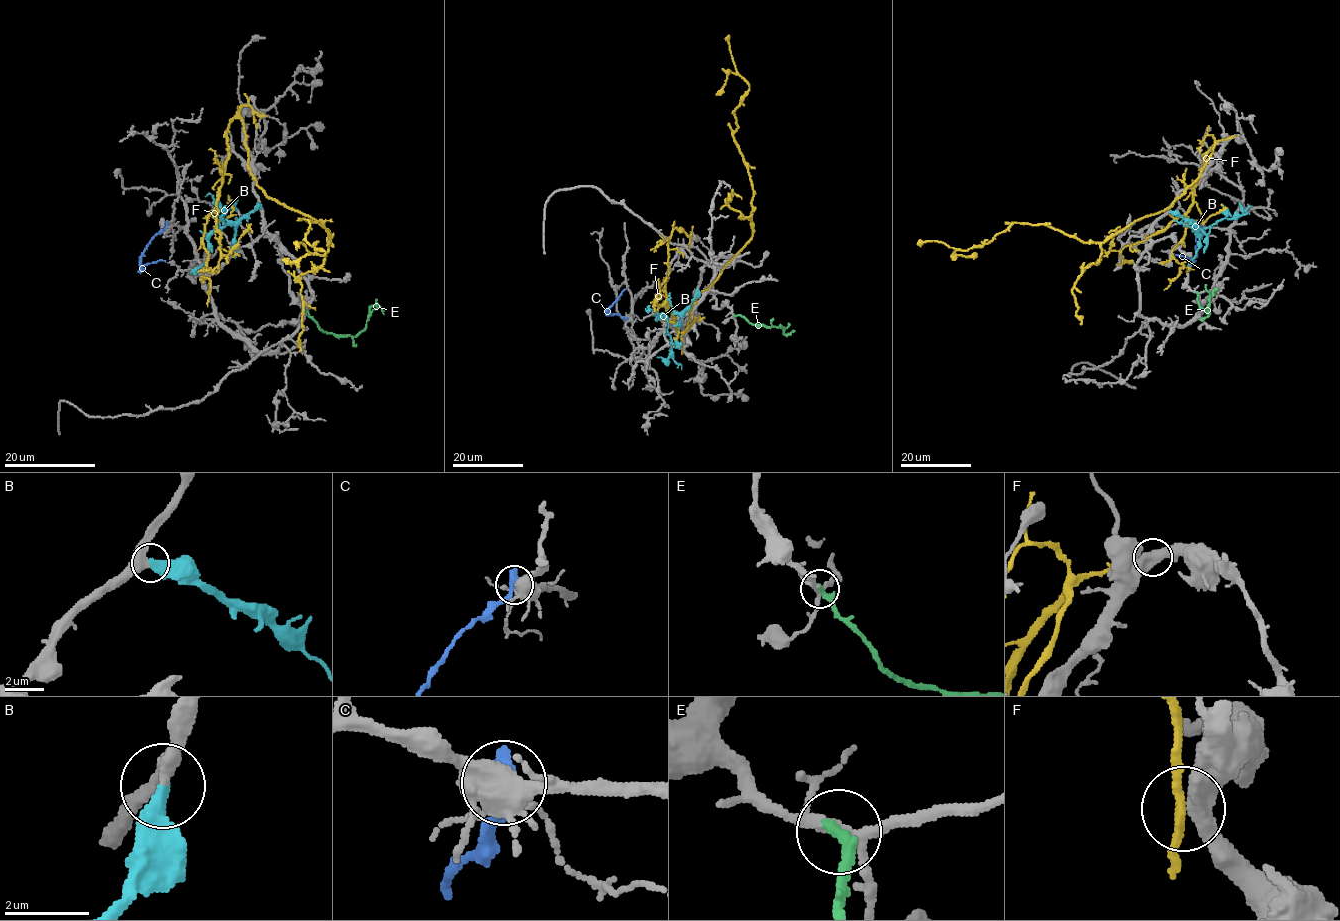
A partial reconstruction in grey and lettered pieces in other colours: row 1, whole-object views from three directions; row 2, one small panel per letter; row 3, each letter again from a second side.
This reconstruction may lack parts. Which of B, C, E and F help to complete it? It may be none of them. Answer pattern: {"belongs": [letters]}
{"belongs": ["B"]}

